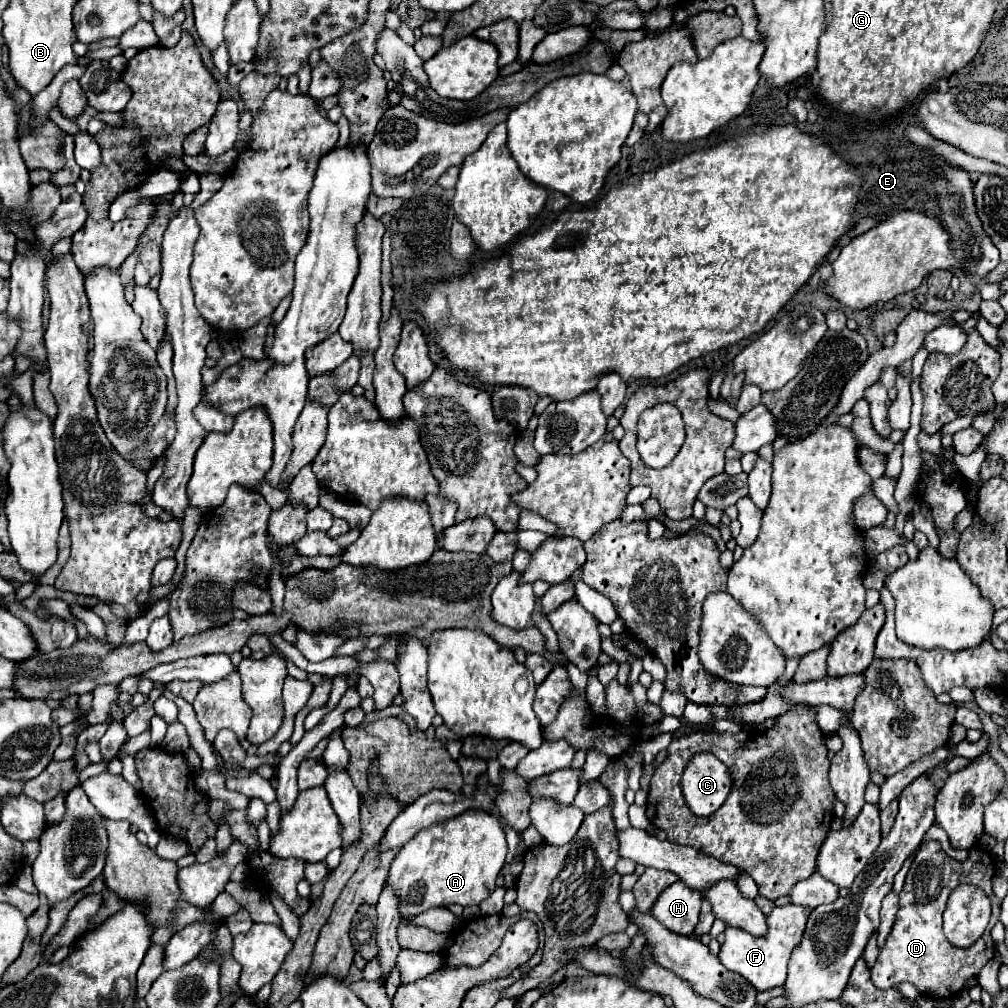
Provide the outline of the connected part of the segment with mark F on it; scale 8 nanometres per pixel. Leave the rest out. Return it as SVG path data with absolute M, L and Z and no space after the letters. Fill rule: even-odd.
M783 905L783 907L775 907L769 915L767 915L767 935L763 937L753 937L749 933L745 933L743 929L725 929L725 943L721 945L721 953L719 953L719 961L743 975L757 991L767 991L773 987L783 987L785 979L787 979L787 963L789 957L793 953L793 949L797 947L797 943L801 943L803 939L803 931L805 931L805 923L809 917L811 909L805 905Z

